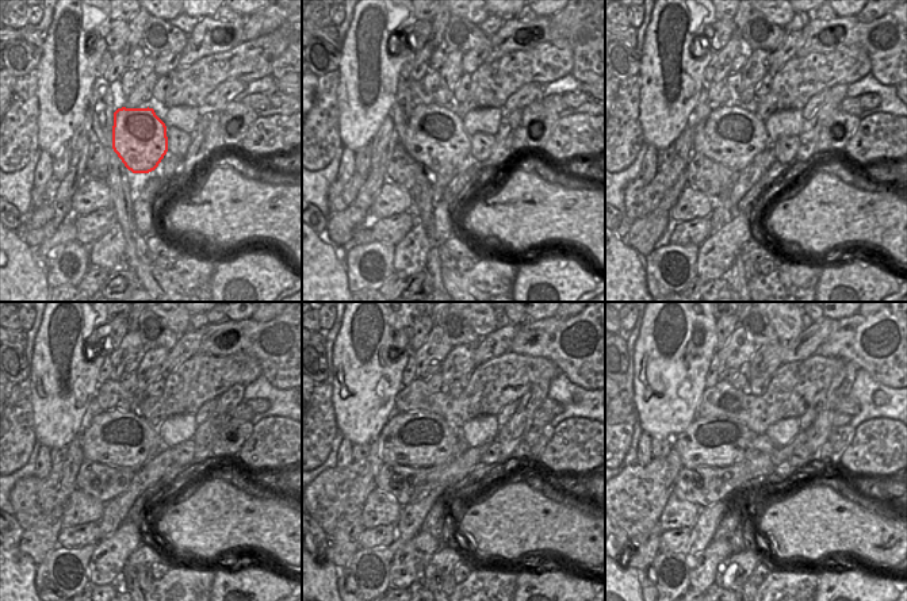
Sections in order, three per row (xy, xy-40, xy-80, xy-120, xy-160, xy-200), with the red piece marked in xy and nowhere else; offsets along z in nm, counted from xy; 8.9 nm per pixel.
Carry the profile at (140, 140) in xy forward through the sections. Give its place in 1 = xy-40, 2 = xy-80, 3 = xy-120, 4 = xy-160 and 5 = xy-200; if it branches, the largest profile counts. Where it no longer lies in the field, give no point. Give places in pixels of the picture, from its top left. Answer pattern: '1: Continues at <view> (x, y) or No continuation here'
1: Continues at xy-40 (435, 137)
2: Continues at xy-80 (731, 136)
3: Continues at xy-120 (119, 439)
4: Continues at xy-160 (418, 439)
5: Continues at xy-200 (714, 441).

